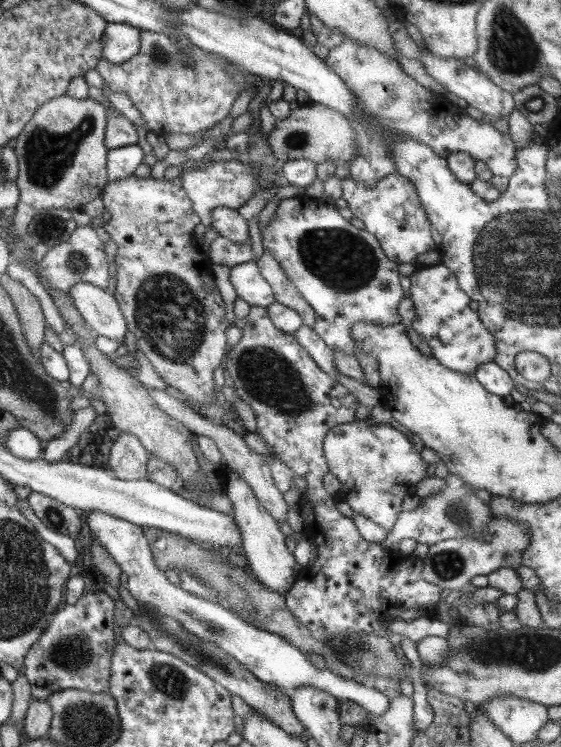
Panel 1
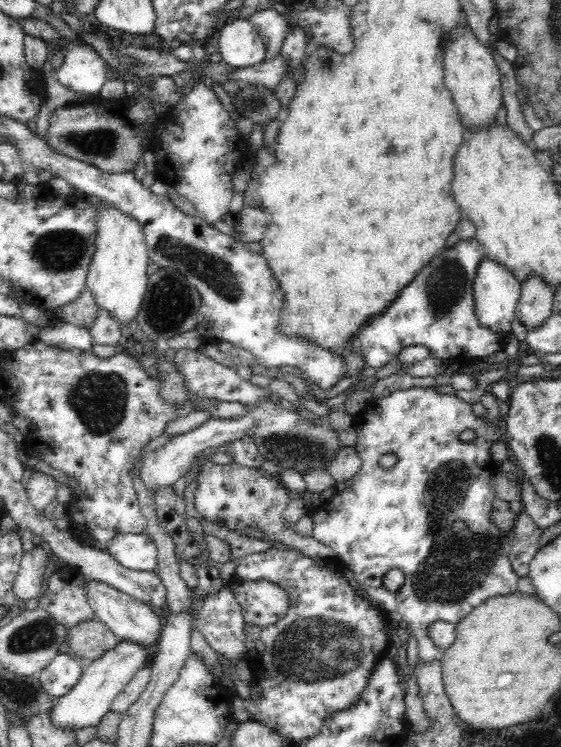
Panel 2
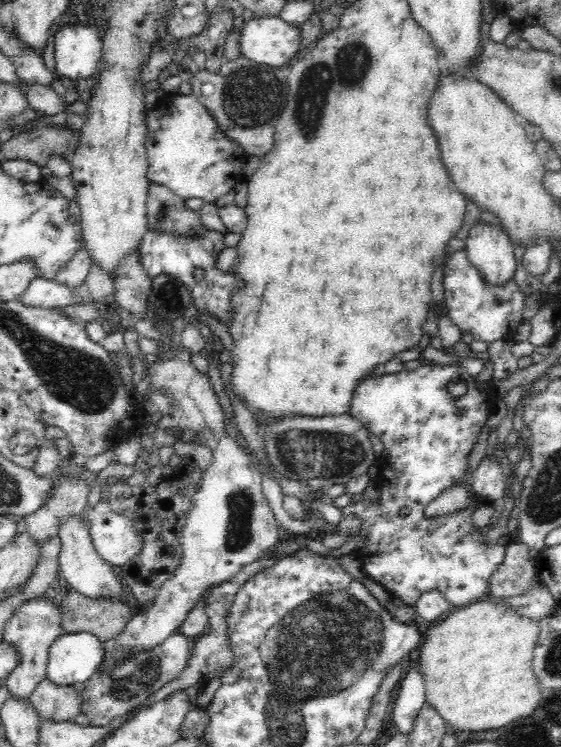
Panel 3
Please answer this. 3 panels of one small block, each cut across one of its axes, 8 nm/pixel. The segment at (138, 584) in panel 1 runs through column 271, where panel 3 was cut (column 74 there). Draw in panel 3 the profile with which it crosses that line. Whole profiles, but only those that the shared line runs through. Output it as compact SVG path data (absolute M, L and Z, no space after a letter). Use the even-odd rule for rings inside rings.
M88 632L60 633L48 647L46 679L60 686L86 683L98 670L104 649Z

